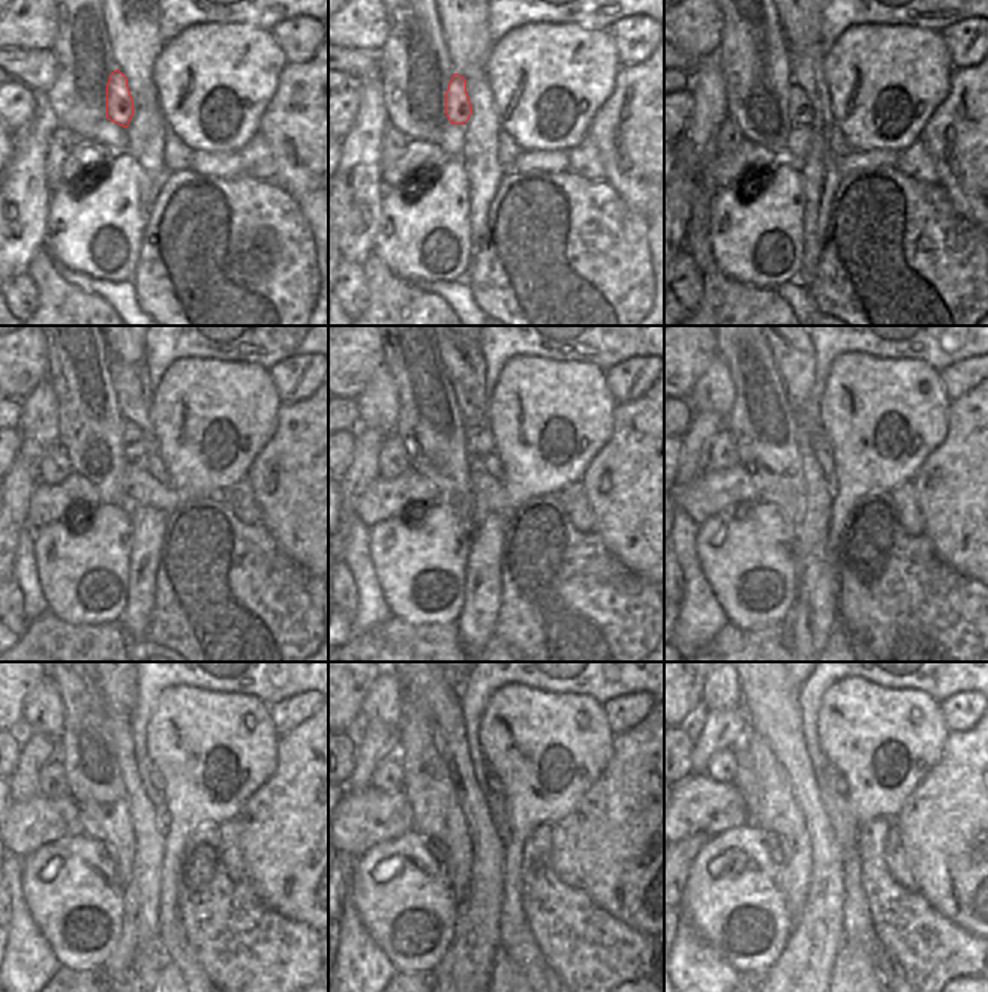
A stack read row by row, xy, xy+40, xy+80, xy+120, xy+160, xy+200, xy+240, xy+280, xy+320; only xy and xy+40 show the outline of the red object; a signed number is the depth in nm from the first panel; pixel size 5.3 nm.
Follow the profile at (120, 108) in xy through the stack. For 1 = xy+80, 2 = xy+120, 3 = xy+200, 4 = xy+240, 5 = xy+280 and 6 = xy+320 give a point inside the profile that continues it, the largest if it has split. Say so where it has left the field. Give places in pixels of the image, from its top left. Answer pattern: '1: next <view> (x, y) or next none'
1: next xy+80 (799, 110)
2: next xy+120 (135, 444)
3: next xy+200 (817, 437)
4: next xy+240 (156, 778)
5: next xy+280 (492, 778)
6: next xy+320 (834, 778)

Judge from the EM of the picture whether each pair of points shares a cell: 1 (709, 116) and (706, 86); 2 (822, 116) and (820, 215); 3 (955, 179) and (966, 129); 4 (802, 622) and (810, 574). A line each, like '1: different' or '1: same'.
1: same
2: same
3: same
4: same

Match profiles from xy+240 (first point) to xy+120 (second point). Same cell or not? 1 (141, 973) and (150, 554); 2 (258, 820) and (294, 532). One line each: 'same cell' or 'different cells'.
1: same cell
2: same cell

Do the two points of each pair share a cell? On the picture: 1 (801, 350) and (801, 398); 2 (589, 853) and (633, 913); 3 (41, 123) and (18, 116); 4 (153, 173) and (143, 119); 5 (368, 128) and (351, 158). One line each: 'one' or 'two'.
1: one
2: one
3: two
4: one
5: one

